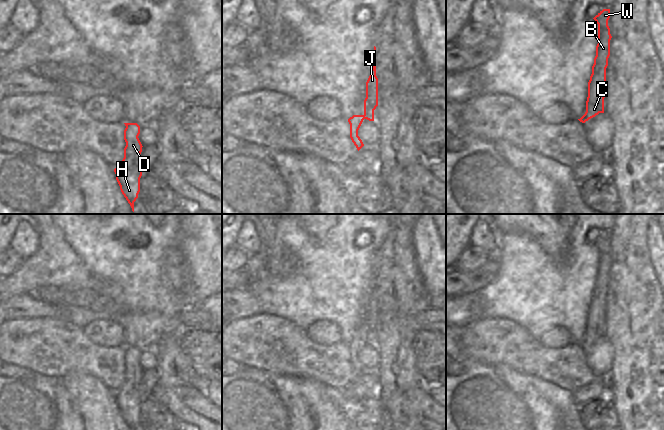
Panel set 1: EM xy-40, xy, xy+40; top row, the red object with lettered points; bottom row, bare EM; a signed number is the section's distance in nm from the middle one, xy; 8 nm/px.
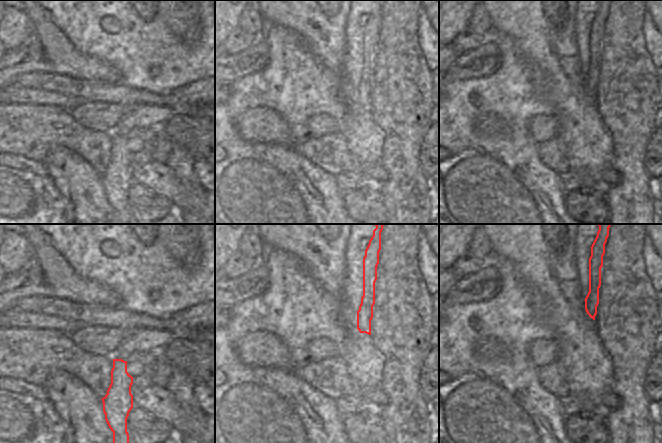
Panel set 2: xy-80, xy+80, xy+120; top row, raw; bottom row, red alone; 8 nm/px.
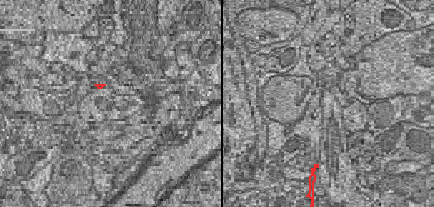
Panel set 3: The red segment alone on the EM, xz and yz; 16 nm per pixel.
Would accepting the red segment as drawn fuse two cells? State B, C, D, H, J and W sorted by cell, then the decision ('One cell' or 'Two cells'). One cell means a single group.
Groups: B C D H J W. One cell.

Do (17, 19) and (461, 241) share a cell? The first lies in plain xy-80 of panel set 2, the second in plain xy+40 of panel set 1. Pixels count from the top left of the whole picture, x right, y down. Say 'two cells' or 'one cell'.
two cells

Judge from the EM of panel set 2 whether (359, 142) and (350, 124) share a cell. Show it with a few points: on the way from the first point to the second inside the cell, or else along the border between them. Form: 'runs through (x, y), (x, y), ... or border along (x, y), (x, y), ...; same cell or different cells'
runs through (359, 138), (359, 133), (354, 128); same cell

